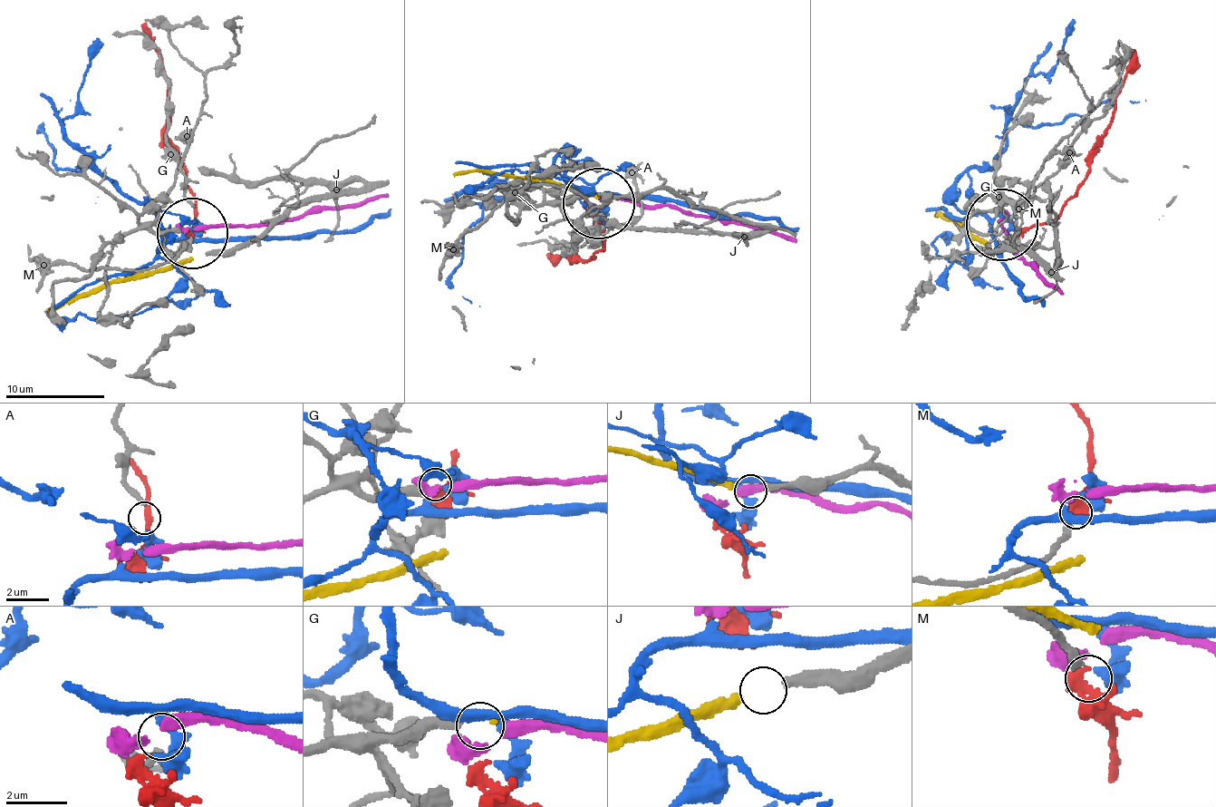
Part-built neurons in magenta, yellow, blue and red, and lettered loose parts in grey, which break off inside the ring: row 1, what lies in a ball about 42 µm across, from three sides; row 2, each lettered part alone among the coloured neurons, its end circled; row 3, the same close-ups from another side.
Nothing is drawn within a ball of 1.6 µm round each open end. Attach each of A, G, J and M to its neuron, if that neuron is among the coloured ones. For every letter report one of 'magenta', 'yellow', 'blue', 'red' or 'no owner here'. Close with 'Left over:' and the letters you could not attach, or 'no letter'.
A: blue
G: magenta
J: yellow
M: red
Left over: no letter

